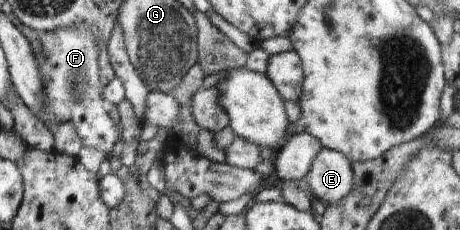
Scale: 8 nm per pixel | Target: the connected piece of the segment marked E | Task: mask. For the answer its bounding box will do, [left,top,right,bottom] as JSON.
[305,147,353,206]

